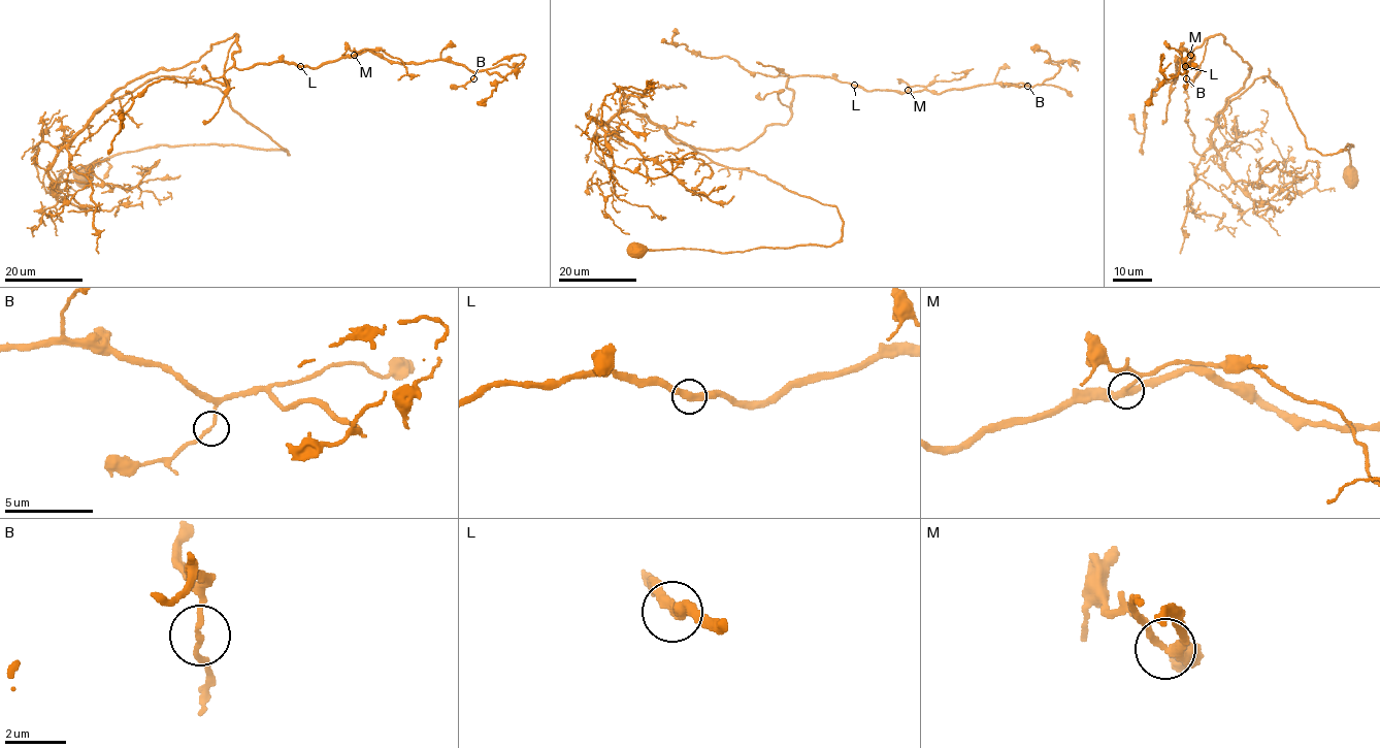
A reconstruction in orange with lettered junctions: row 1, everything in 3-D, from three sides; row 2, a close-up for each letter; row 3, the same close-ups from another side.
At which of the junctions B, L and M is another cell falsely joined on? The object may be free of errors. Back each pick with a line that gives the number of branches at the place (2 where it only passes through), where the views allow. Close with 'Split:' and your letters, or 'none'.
Split: none

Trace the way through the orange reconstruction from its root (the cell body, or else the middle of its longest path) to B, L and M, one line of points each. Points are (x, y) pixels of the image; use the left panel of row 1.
B: (83, 175), (160, 145), (288, 155), (193, 78), (108, 101), (234, 35), (238, 69), (372, 51), (473, 78)
L: (83, 175), (160, 145), (288, 155), (193, 78), (152, 77), (108, 101), (234, 35), (238, 69), (300, 66)
M: (83, 175), (160, 145), (288, 155), (193, 78), (108, 101), (212, 44), (237, 35), (238, 69), (354, 55)

